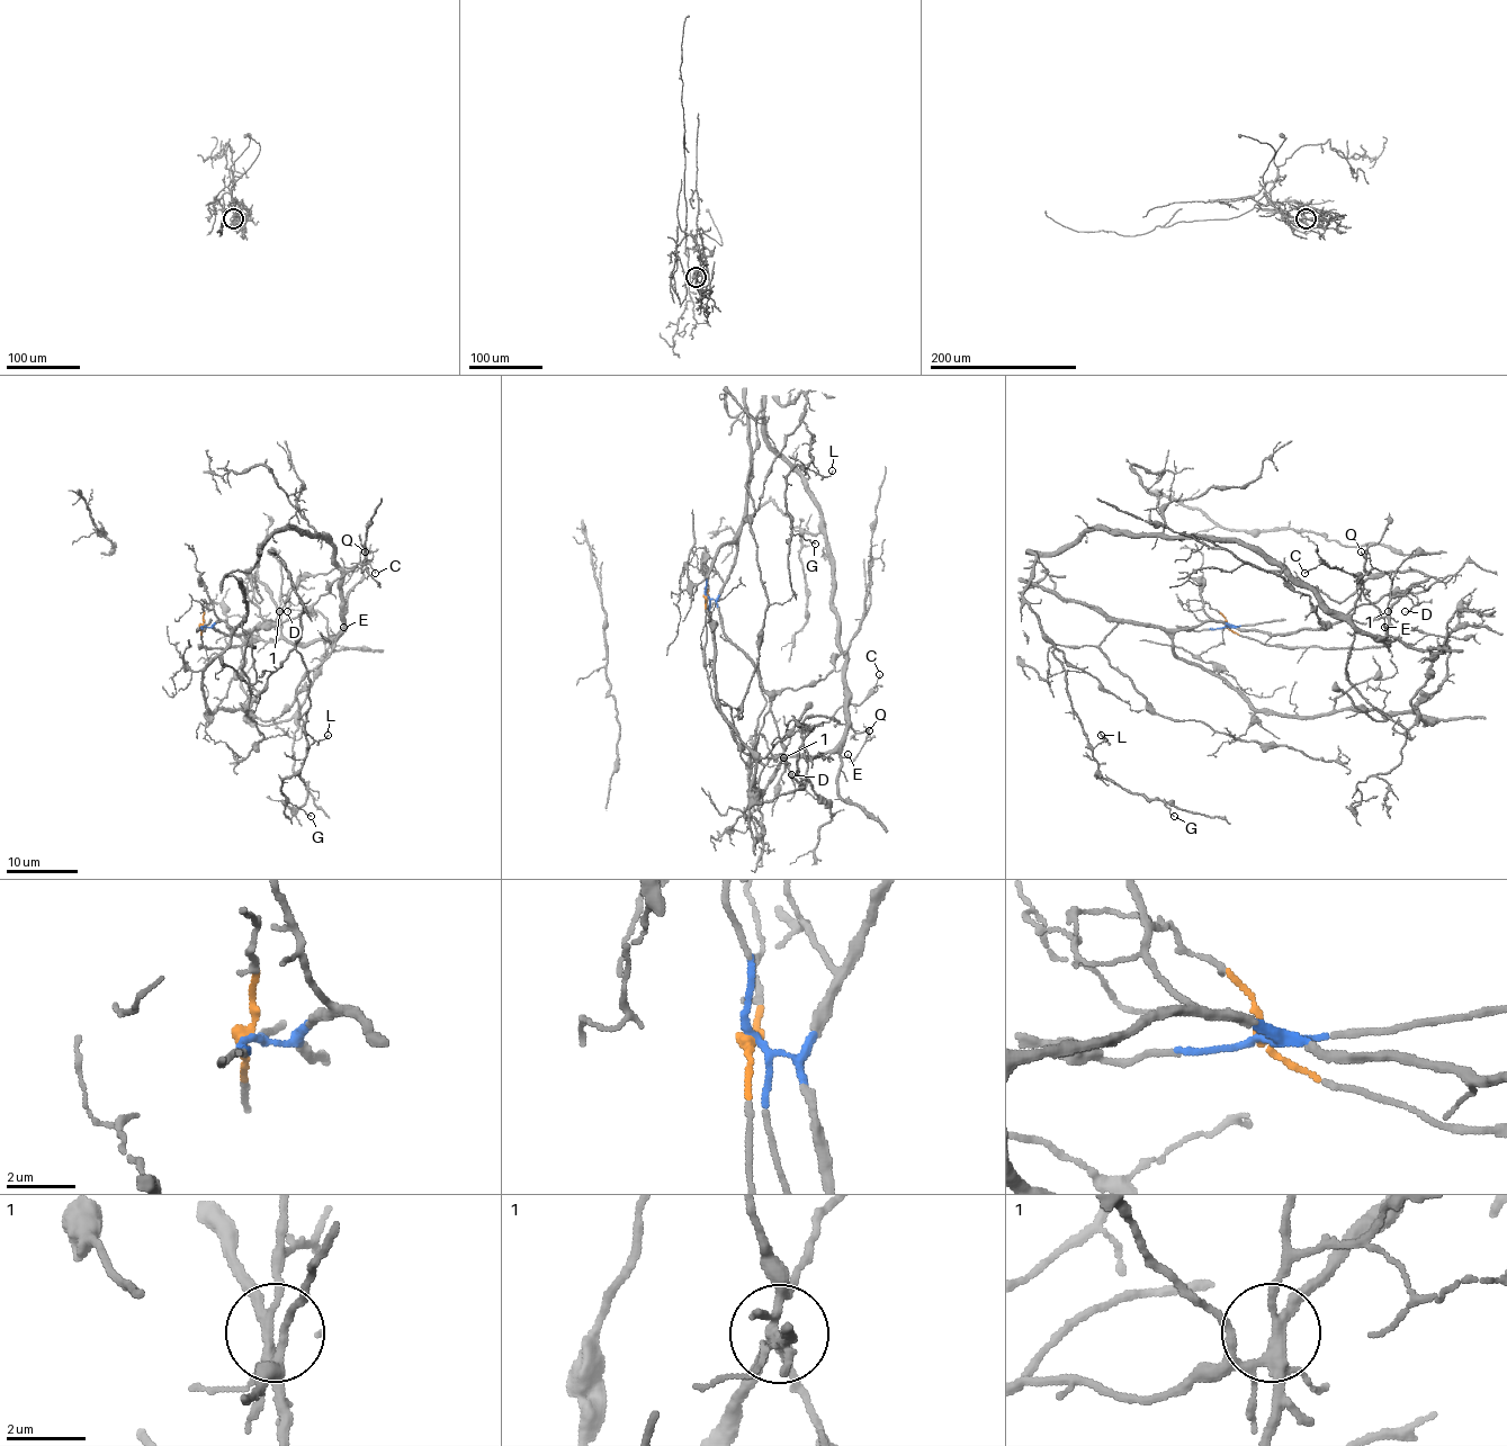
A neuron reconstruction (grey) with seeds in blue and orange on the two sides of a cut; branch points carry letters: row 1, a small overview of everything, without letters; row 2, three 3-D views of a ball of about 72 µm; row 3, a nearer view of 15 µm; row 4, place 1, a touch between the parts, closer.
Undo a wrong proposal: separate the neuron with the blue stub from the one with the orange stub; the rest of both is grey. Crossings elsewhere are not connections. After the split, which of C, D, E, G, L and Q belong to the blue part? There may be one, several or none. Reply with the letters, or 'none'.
C, D

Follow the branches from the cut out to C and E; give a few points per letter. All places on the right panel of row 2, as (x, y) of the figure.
C: (1226, 627), (1292, 634), (1344, 621), (1368, 622), (1380, 613), (1353, 574), (1319, 564), (1304, 573)
E: (1226, 627), (1265, 644), (1339, 648), (1375, 648), (1395, 640), (1382, 639), (1388, 634), (1384, 627)

